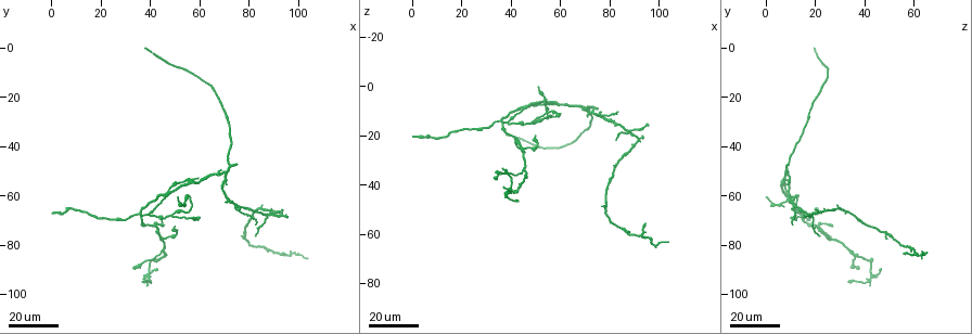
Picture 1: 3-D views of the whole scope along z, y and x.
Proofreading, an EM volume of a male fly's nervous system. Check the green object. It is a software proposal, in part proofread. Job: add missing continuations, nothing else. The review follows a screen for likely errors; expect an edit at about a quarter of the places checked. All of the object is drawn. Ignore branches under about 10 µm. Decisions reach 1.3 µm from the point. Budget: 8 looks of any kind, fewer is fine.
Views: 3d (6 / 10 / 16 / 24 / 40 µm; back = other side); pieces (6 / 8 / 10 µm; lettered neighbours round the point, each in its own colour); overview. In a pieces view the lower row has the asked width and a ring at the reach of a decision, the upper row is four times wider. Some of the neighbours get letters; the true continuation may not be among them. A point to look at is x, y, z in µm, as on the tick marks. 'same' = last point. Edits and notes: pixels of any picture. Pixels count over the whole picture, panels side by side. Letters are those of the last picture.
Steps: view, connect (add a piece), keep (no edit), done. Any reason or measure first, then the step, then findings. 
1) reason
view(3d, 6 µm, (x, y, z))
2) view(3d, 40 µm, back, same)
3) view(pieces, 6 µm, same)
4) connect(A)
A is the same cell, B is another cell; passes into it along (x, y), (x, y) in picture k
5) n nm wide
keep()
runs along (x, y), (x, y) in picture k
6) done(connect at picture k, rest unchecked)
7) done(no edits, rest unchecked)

branch stops here
view(3d, 16 µm, (1, 66, 20))

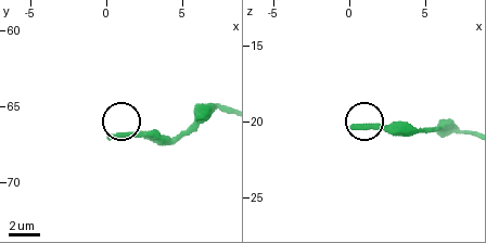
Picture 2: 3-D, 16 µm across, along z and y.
view(pieces, 10 µm, (0.2, 67.0, 20.4))

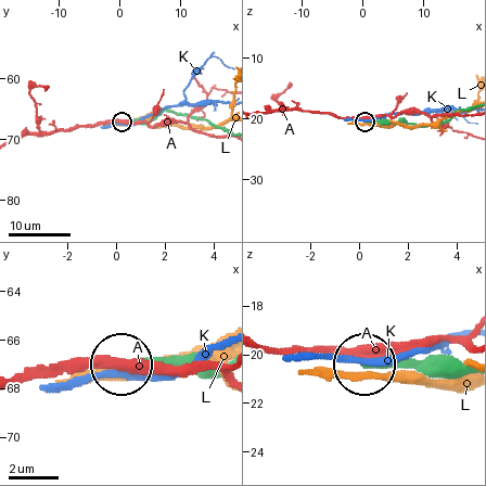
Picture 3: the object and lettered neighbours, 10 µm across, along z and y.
keep()
A, K and L are other cells; none of them fits

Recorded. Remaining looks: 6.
free end
view(3d, 16 µm, (38, 0, 20))

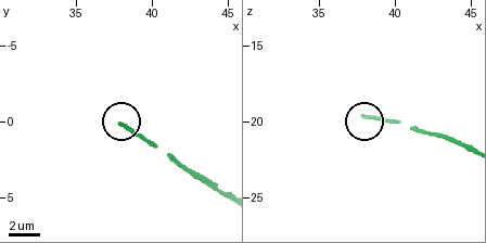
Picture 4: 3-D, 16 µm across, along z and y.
view(pieces, 8 µm, (38.0, 0.2, 19.8))

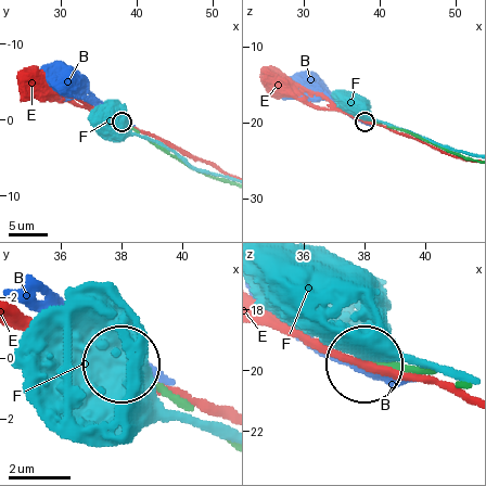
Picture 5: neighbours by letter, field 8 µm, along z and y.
keep()
B, E and F are other cells; none of them fits

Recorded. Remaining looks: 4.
free end
view(3d, 16 µm, (83, 77, 22))

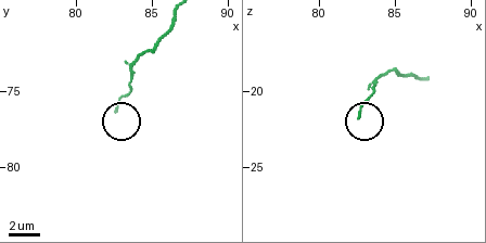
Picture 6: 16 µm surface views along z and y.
what lies round it
view(pieces, 8 µm, (82.6, 76.2, 21.6))

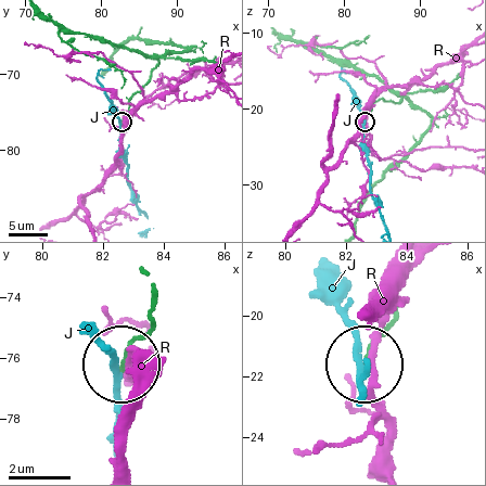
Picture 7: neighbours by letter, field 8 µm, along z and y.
keep()
J and R are other cells; no lettered piece goes on from it

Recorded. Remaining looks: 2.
an open end
view(3d, 24 µm, (75, 46, 9))

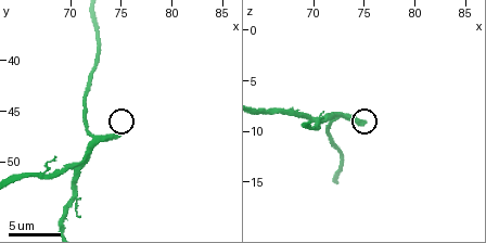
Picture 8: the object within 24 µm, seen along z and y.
view(pieces, 8 µm, (74.8, 47.2, 9.2))

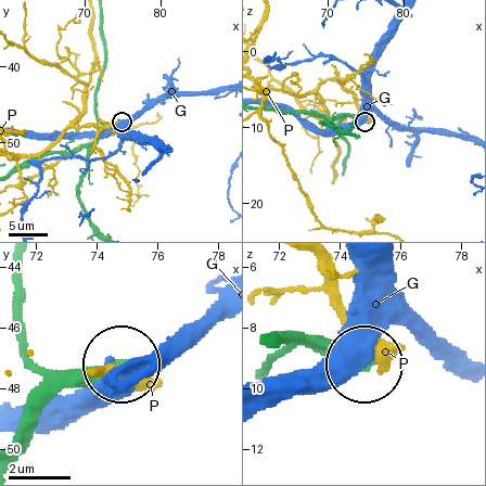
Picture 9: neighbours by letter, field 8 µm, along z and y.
keep()
G and P are other cells; no lettered piece goes on from it

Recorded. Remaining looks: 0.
done(no edits, rest unchecked)

